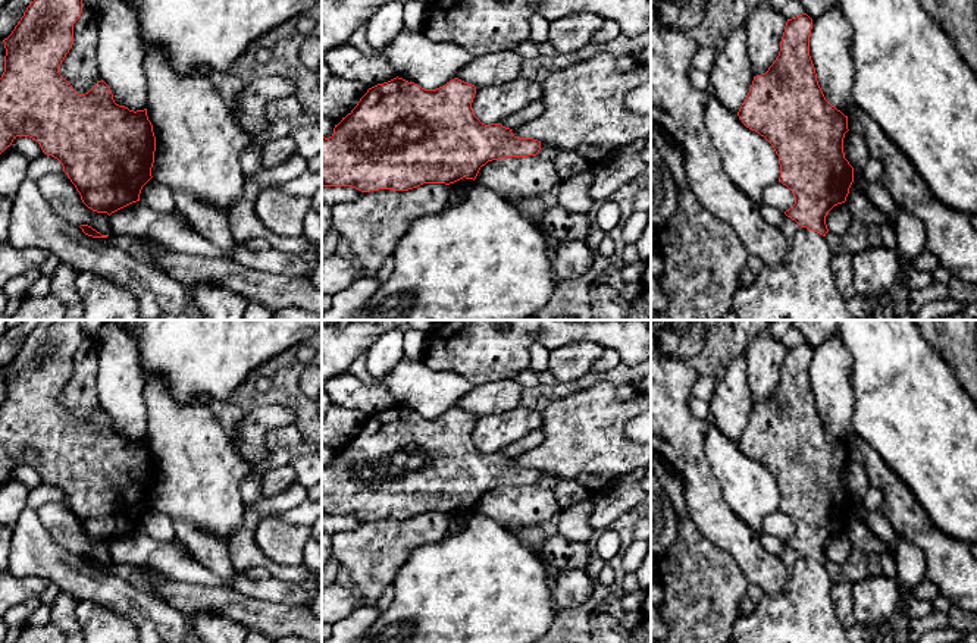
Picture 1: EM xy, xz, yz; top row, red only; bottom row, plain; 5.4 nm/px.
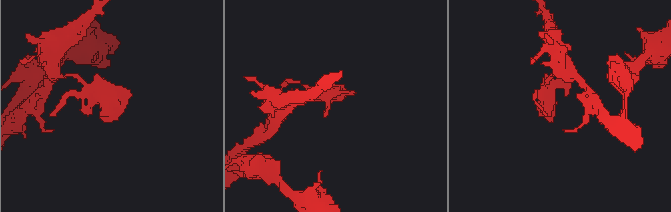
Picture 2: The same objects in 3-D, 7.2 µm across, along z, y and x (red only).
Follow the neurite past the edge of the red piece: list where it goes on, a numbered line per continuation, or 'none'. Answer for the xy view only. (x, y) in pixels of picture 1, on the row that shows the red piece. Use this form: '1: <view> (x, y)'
none

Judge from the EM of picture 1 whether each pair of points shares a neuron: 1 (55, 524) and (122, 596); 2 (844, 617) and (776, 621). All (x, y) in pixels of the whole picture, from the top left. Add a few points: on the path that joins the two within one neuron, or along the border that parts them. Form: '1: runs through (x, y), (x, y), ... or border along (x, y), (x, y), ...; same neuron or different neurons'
1: border along (50, 533), (56, 542), (78, 555); different neurons
2: border along (832, 583), (832, 605), (836, 618), (845, 627); different neurons

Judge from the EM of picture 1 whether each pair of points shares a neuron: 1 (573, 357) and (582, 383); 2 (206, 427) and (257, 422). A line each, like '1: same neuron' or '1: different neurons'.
1: different neurons
2: different neurons

